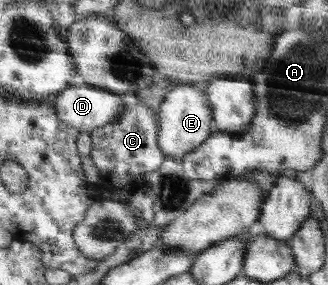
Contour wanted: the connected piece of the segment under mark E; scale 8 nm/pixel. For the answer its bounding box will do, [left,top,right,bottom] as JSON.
[157,85,213,160]

